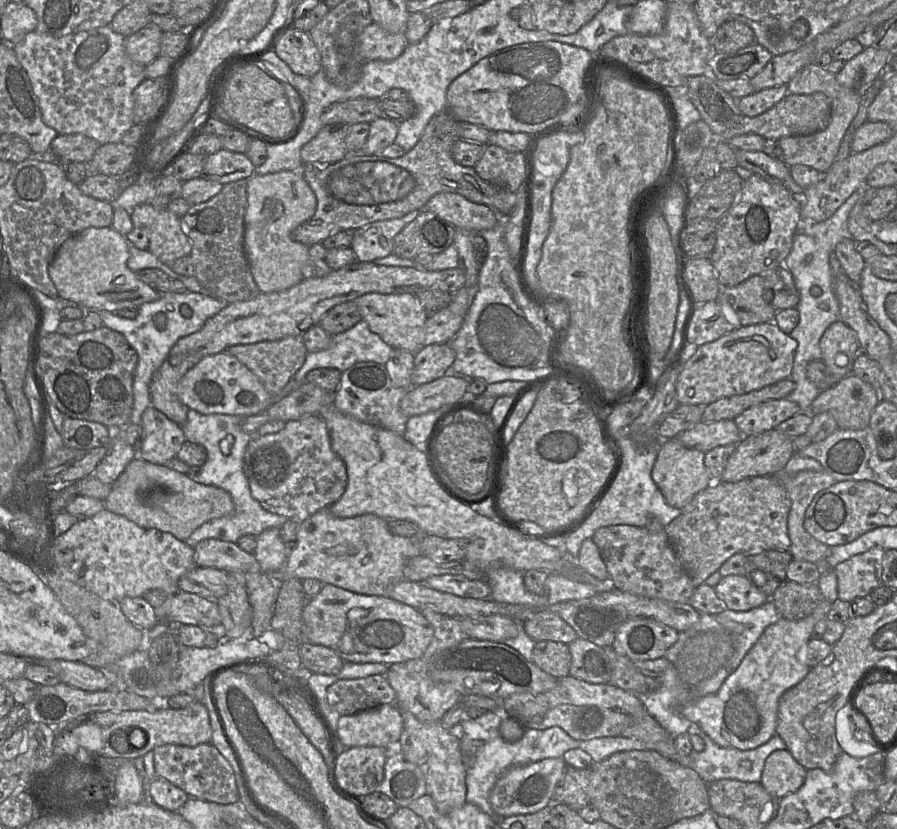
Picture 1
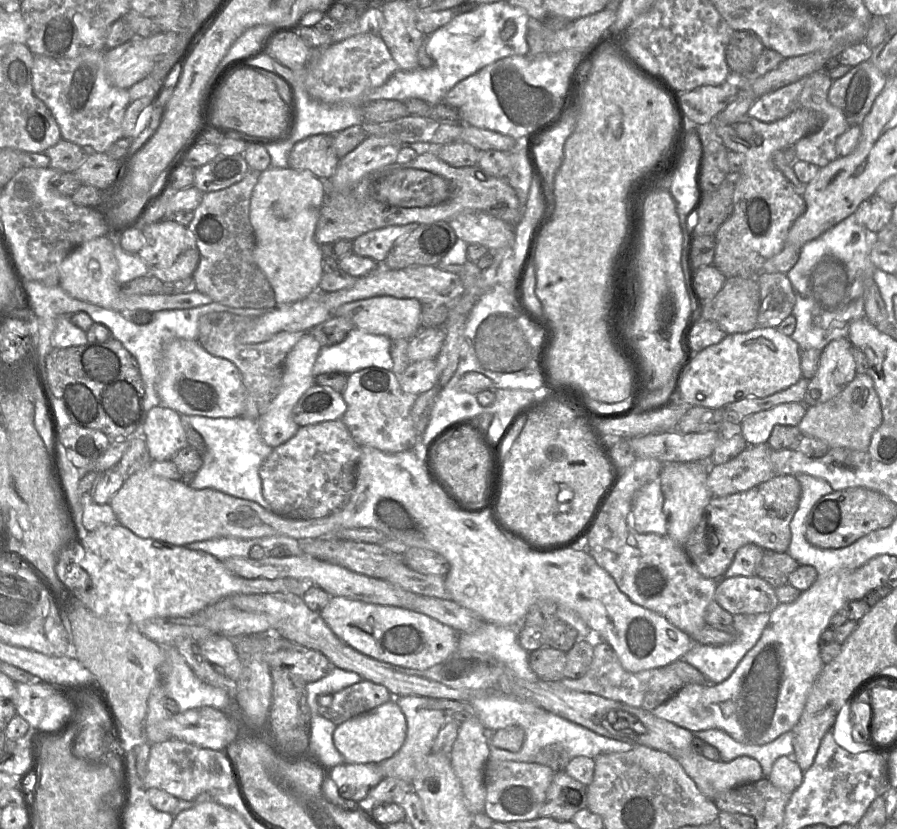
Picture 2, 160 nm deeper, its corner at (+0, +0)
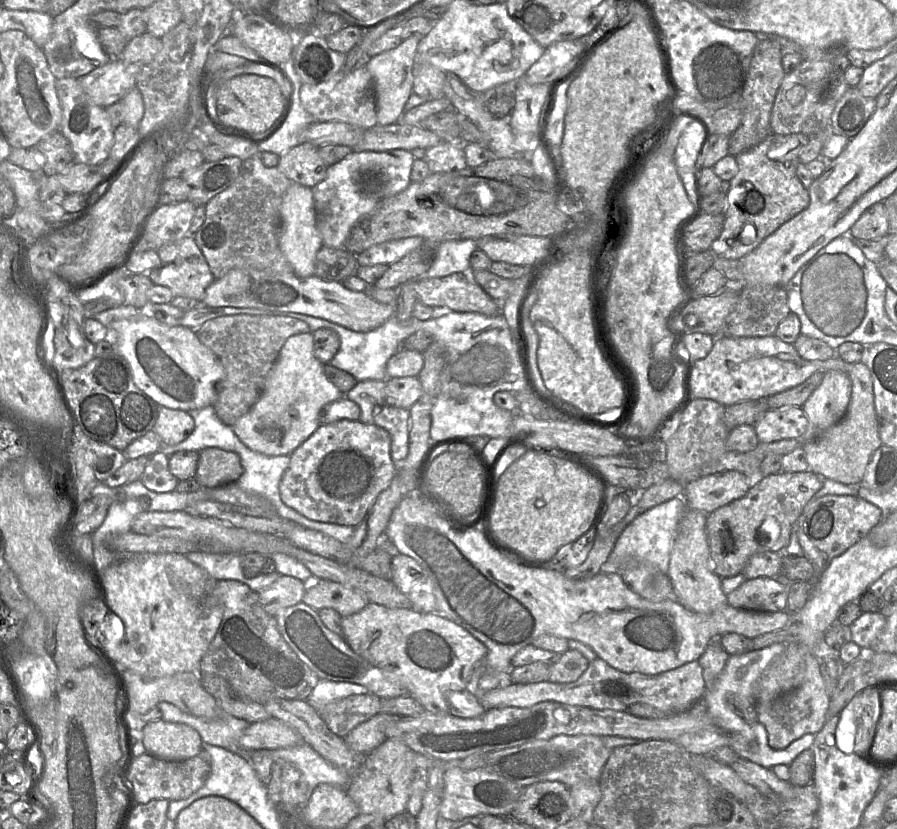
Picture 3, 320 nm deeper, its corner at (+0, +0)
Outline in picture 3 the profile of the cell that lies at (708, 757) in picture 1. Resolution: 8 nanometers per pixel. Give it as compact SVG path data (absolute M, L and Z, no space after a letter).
M726 712L721 716L712 718L715 725L722 731L730 735L730 745L741 759L749 760L764 768L772 768L775 765L791 765L796 757L804 750L811 749L815 734L805 734L799 739L793 741L784 749L773 749L768 743L768 734L761 723L747 722L738 712Z

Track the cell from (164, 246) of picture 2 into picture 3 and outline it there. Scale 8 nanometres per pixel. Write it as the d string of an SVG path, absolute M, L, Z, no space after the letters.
M205 259L162 264L147 275L154 284L169 287L174 297L187 297L199 302L202 302L206 289L215 280Z

